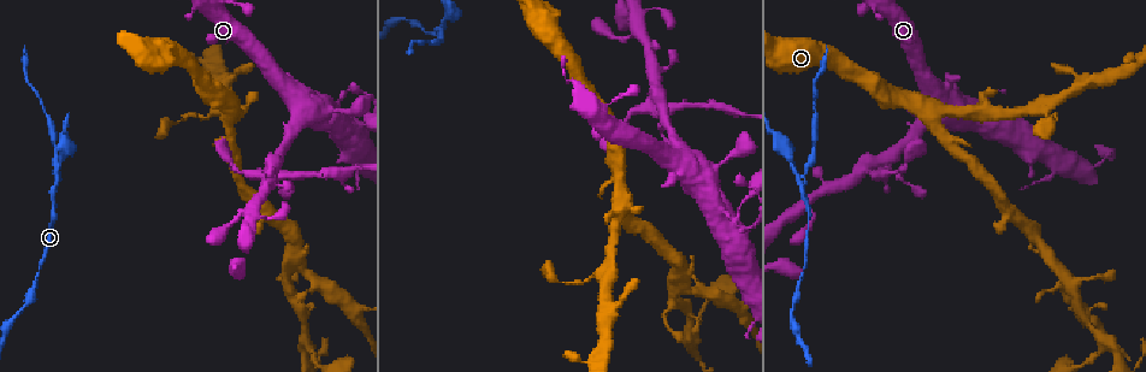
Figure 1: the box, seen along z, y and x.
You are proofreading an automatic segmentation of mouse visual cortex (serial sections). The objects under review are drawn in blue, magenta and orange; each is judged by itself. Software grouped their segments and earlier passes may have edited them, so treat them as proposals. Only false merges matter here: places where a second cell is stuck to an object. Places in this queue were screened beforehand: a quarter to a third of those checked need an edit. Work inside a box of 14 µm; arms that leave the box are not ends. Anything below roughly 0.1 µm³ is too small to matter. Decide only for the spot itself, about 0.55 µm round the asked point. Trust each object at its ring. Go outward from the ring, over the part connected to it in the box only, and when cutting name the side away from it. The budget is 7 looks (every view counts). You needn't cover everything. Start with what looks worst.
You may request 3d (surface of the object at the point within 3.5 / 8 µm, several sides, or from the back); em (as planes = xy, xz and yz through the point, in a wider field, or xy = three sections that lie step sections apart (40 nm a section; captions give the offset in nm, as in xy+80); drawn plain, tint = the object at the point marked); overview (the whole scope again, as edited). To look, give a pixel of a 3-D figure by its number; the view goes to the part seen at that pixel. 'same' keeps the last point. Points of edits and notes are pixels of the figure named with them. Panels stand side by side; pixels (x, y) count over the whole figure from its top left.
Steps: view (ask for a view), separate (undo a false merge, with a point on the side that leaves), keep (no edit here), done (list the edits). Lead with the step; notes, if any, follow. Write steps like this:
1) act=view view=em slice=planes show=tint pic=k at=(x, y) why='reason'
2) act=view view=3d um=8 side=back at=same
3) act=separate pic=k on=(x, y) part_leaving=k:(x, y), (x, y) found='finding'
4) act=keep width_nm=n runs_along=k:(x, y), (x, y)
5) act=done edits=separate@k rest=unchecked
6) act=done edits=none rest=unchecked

act=view view=3d um=8 pic=1 at=(803, 184) why='branch point'

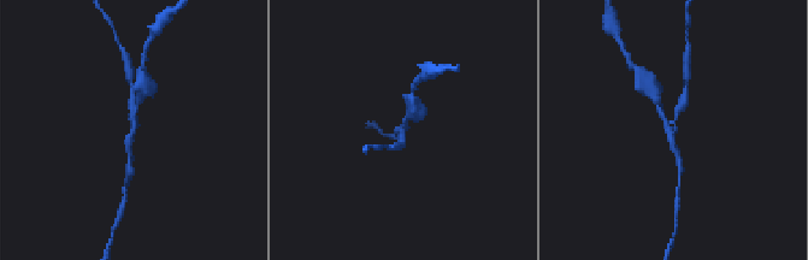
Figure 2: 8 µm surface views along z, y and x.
act=view view=em slice=planes show=tint pic=2 at=(672, 136) arms=3 arm_widths_nm=150,200,200

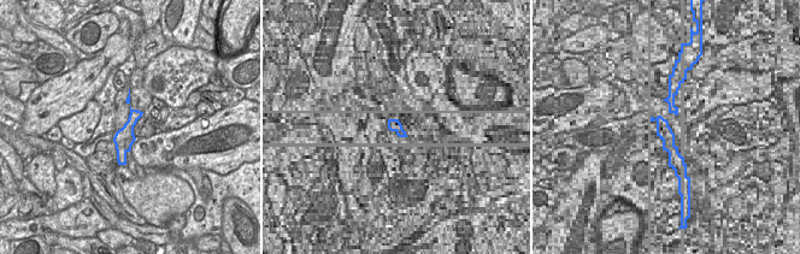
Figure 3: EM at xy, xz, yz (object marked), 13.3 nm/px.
act=separate pic=2 on=(682, 105) part_leaving=2:(673, 123), (686, 94), (686, 80) found='a second cell is stuck on'

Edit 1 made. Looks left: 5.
act=view view=3d um=8 pic=1 at=(887, 158) why='looks like a crossing'

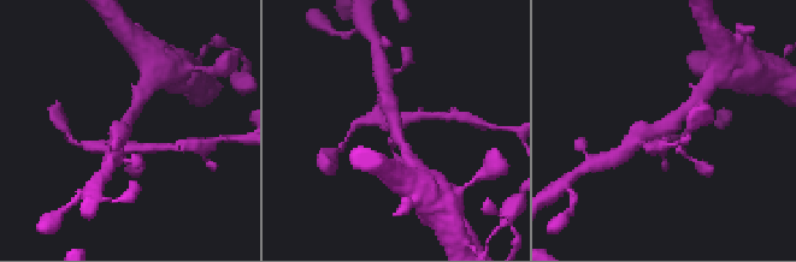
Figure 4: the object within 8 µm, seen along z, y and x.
act=view view=3d um=3.5 pic=4 at=(666, 129)

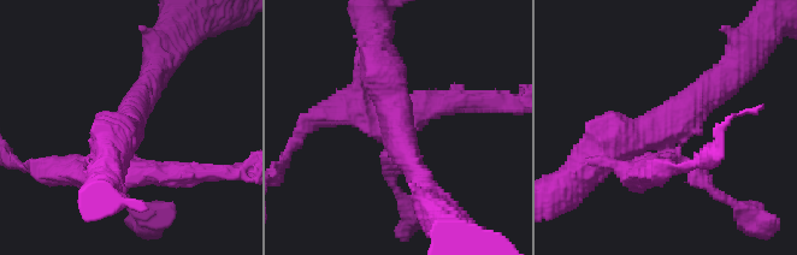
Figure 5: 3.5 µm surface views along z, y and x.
act=view view=em slice=xy step=5 show=tint pic=5 at=(668, 127)

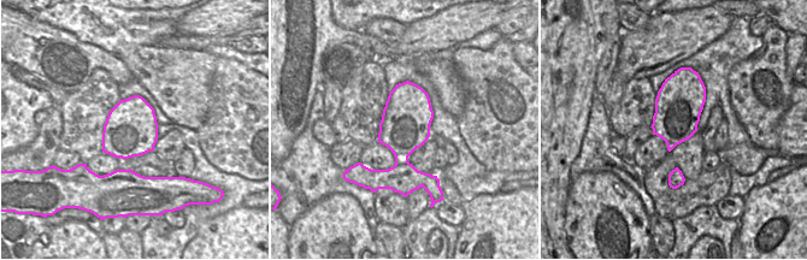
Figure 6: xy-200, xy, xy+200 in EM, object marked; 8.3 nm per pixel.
act=separate pic=5 on=(435, 108) border=6:(407, 155), (395, 161) found='a second cell is stuck on'

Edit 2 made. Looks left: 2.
act=done edits=separate@2,separate@5 rest=unchecked

